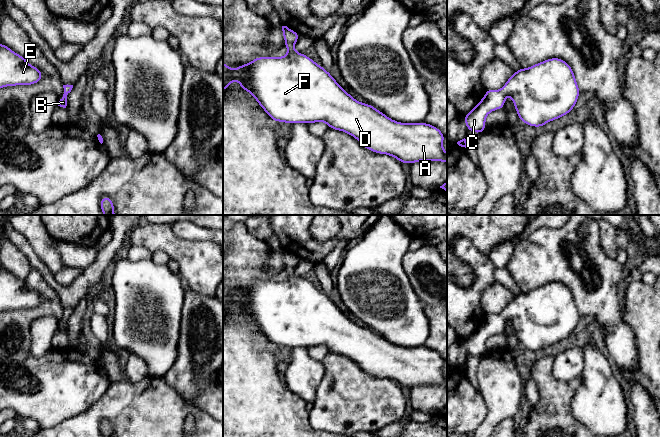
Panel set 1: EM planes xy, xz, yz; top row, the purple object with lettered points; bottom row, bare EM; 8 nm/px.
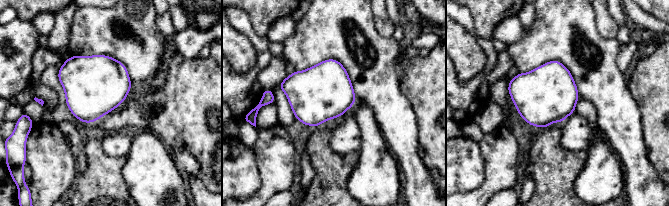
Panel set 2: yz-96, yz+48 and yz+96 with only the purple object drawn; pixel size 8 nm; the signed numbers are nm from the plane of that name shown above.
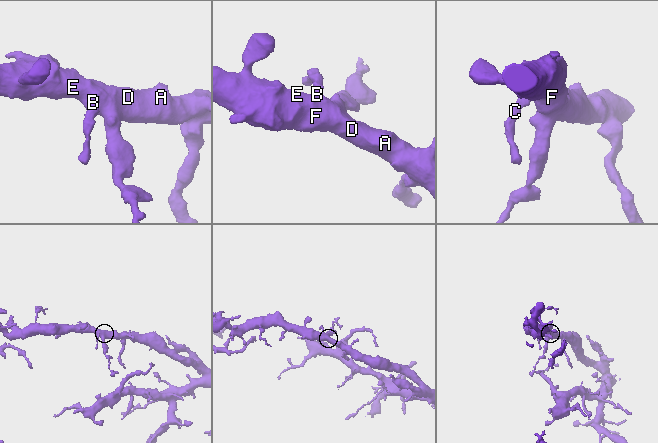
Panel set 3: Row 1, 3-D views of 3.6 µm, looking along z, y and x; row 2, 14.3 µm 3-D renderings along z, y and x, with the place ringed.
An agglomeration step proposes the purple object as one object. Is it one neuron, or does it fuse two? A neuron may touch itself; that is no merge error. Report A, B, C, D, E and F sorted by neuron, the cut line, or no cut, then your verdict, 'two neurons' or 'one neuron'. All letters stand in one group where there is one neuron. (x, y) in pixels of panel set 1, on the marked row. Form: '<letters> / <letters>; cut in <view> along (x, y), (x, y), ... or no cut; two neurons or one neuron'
A B C D E F; no cut; one neuron

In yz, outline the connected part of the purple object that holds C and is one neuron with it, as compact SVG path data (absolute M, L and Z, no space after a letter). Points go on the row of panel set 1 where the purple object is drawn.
M554 57L529 68L520 68L506 81L501 90L487 89L484 98L463 119L467 130L481 134L486 128L485 118L494 110L503 109L505 97L510 94L521 122L542 128L544 124L568 115L575 107L580 90L571 66Z

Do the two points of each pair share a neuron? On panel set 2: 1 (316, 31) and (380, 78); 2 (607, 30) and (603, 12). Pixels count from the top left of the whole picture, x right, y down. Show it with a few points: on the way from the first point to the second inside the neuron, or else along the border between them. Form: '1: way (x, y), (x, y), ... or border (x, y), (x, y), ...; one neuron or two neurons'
1: way (336, 48), (354, 66), (354, 81), (360, 83); one neuron
2: way (607, 26), (603, 16); one neuron

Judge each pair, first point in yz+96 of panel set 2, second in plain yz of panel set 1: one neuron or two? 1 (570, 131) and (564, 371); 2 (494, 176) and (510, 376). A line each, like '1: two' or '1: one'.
1: one
2: one

